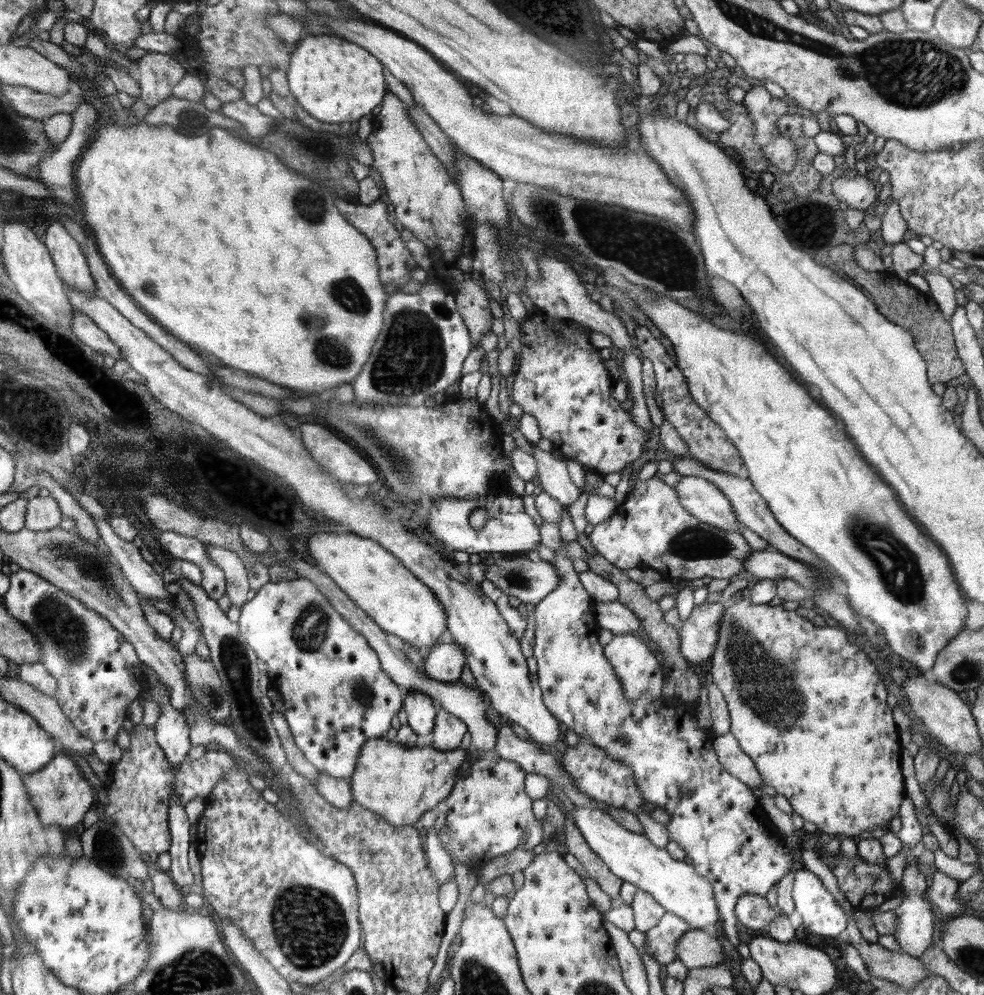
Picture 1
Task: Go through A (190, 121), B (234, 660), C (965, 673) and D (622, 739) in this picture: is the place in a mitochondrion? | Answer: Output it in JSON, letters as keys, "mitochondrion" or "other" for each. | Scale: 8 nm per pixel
{"A":"mitochondrion","B":"mitochondrion","C":"mitochondrion","D":"mitochondrion"}

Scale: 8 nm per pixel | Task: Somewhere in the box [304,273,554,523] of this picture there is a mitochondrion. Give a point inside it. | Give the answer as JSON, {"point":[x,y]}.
{"point":[411,360]}

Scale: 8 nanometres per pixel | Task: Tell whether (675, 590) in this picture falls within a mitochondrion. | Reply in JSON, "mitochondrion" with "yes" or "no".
{"mitochondrion":"no"}

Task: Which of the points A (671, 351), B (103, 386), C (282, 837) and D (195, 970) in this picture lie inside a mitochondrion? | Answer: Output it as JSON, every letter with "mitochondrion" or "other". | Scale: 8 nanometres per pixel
{"A":"other","B":"other","C":"other","D":"mitochondrion"}

